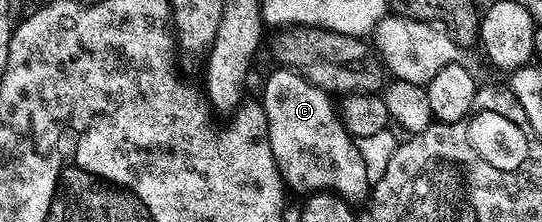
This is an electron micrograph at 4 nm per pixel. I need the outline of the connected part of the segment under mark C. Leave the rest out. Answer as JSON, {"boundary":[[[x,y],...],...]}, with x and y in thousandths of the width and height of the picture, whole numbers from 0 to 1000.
{"boundary":[[[509,306],[509,329],[493,347],[485,383],[482,468],[489,500],[489,536],[496,554],[496,662],[504,662],[504,716],[522,797],[522,829],[531,856],[546,851],[557,878],[576,869],[614,869],[642,914],[675,910],[688,847],[681,788],[673,788],[673,734],[666,716],[666,680],[651,631],[633,541],[625,532],[622,473],[613,423],[592,392],[570,374],[539,311]]]}

